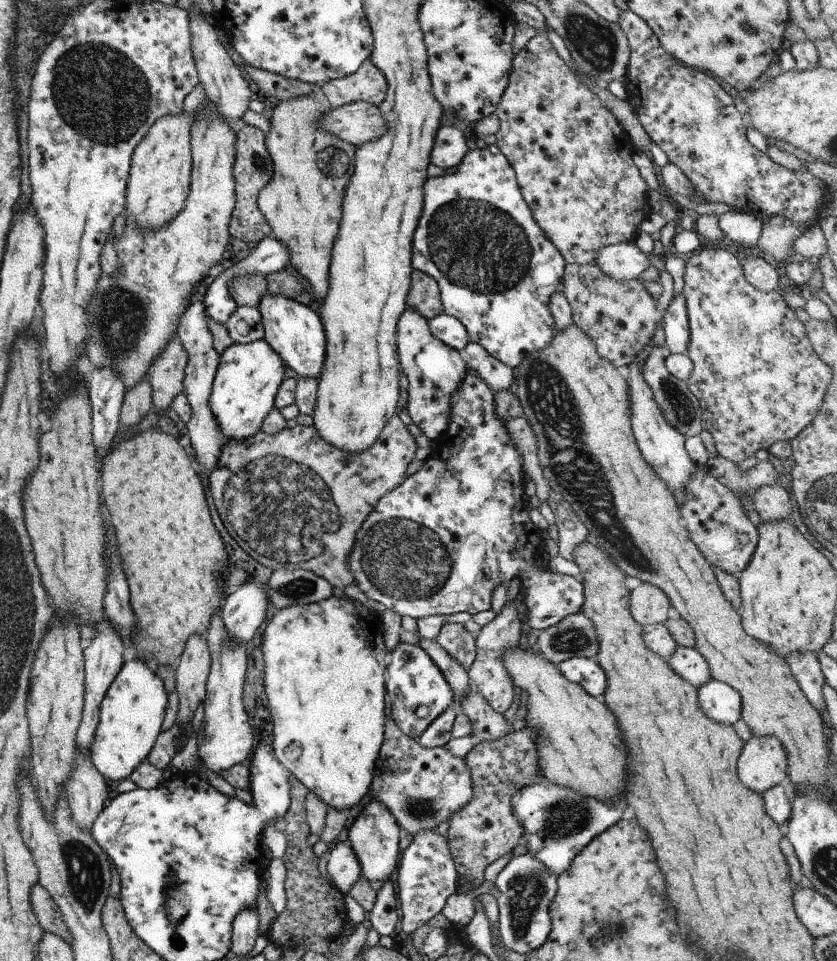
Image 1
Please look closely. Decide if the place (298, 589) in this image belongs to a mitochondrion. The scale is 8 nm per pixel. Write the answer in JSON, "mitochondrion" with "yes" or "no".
{"mitochondrion":"yes"}

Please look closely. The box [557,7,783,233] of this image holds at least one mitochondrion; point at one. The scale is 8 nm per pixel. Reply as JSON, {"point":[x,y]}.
{"point":[594,43]}

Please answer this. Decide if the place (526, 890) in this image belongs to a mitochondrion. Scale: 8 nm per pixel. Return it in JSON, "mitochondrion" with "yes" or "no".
{"mitochondrion":"yes"}

